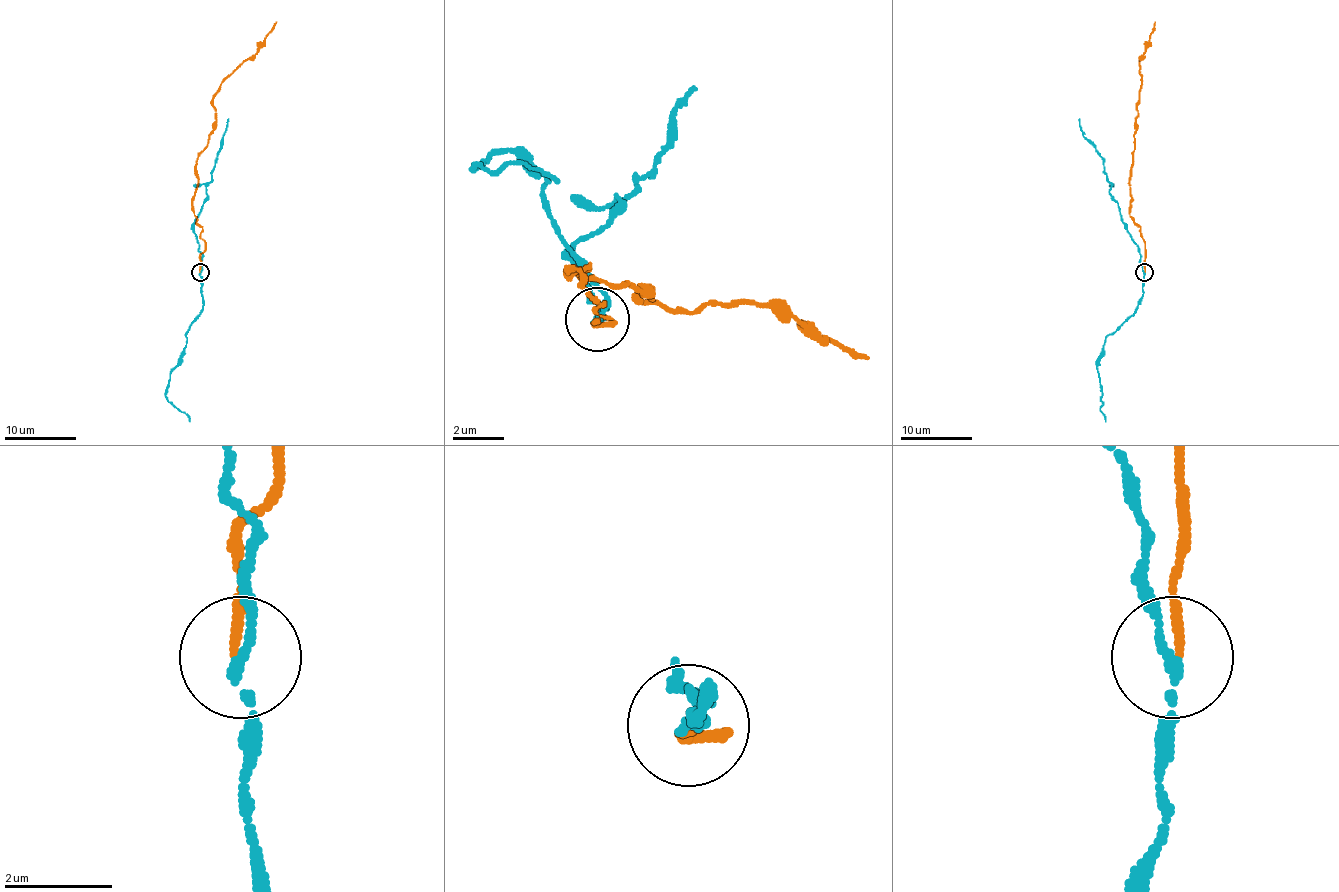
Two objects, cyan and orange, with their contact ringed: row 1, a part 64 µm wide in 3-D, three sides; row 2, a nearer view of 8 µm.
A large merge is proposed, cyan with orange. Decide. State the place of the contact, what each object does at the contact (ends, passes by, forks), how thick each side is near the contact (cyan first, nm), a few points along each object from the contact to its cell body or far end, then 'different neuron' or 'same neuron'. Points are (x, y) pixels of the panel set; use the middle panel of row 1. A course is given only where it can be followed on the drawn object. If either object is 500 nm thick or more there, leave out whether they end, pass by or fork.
at (597, 319); cyan passes by; orange ends there; 140 nm thick on the cyan side, 160 nm on the other; cyan runs (595, 318), (601, 292), (550, 215), (550, 183), (512, 151), (473, 170), (531, 164), (557, 183); orange runs (595, 324), (614, 324), (576, 266), (672, 311), (781, 305), (870, 356); different neuron

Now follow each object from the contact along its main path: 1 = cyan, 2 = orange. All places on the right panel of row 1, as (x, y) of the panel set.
1: (1143, 271), (1143, 296), (1136, 309), (1106, 338), (1097, 366), (1102, 397), (1100, 411), (1106, 422)
2: (1145, 271), (1145, 243), (1140, 226), (1129, 214), (1129, 182), (1142, 83), (1140, 56), (1145, 51), (1154, 22)

